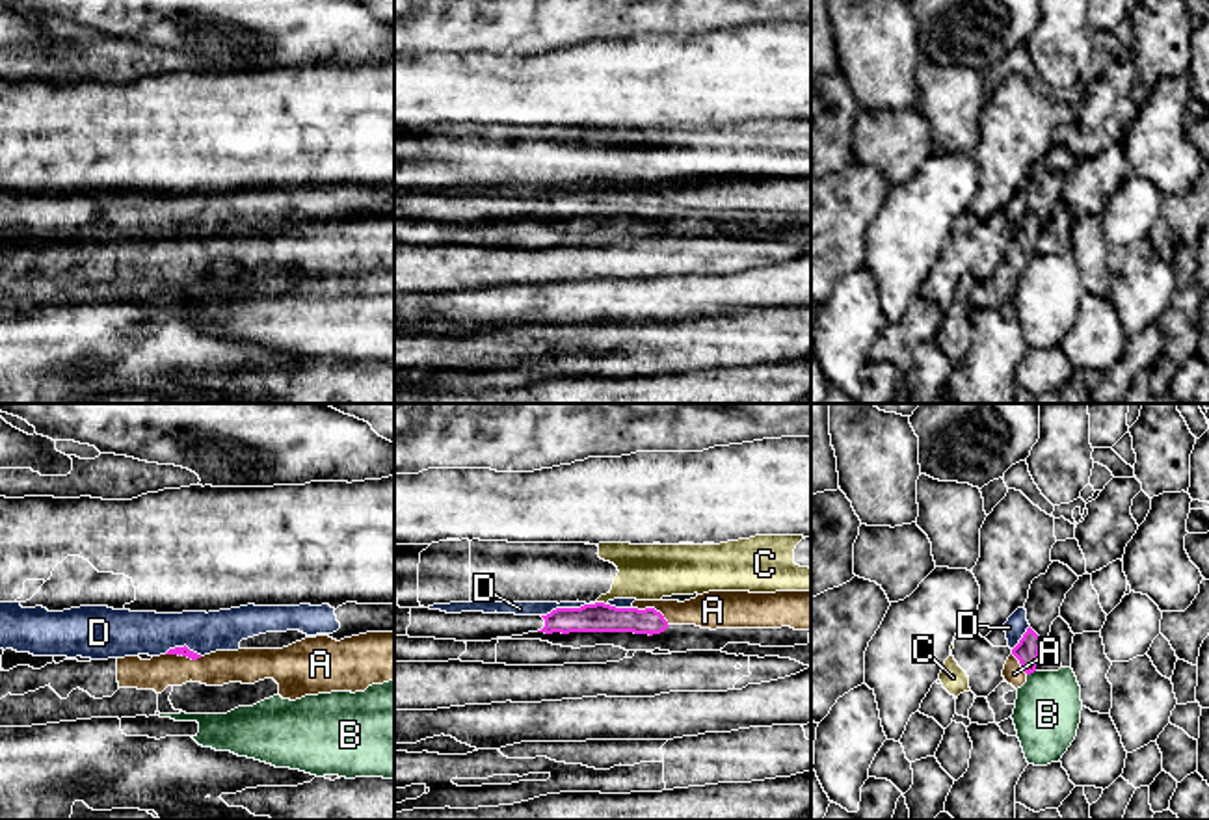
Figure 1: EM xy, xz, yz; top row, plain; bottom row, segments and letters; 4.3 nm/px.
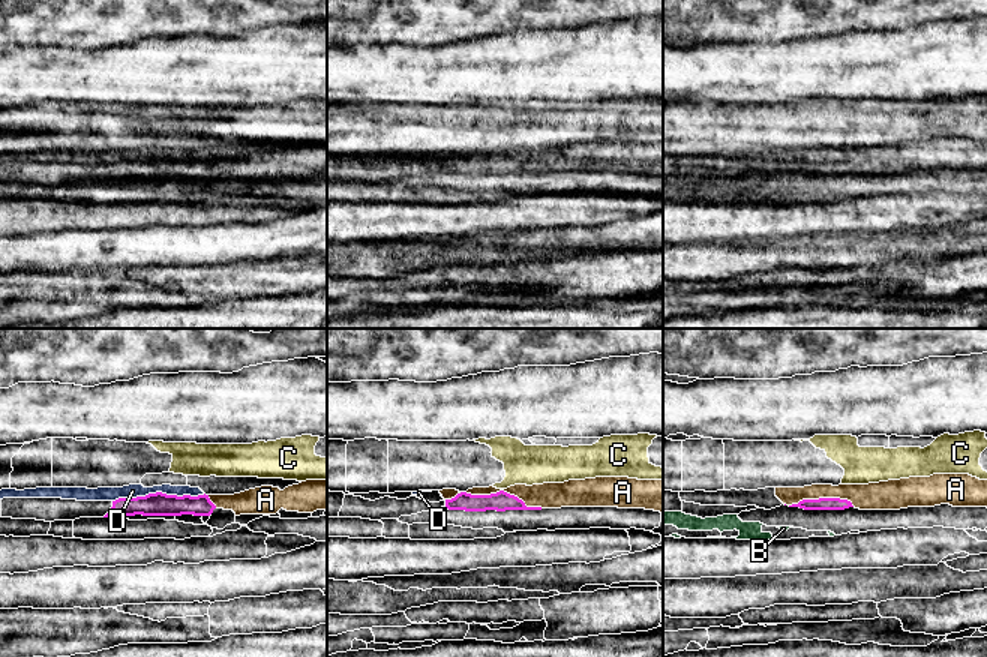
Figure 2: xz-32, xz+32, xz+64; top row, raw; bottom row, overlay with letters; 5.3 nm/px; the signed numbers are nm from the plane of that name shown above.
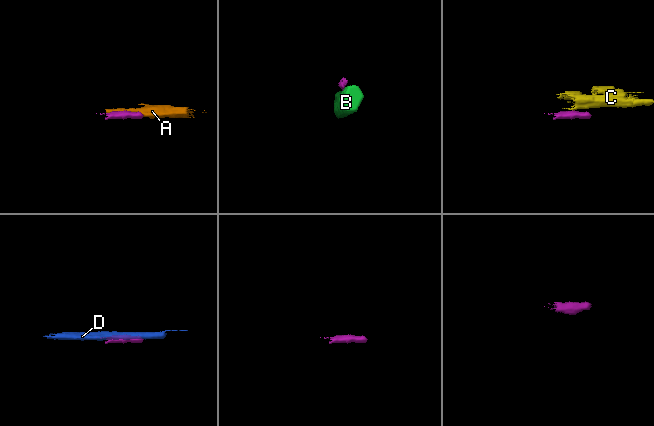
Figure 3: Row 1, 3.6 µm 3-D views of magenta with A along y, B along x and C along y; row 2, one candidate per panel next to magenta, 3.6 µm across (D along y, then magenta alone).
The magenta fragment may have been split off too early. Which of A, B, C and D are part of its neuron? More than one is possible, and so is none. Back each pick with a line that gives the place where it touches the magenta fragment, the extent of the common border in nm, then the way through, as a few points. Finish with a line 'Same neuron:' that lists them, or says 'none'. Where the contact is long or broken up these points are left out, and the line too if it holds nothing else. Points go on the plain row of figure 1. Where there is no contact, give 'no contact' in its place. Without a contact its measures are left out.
A: contact xz (653, 192); length 180 nm
Same neuron: A

